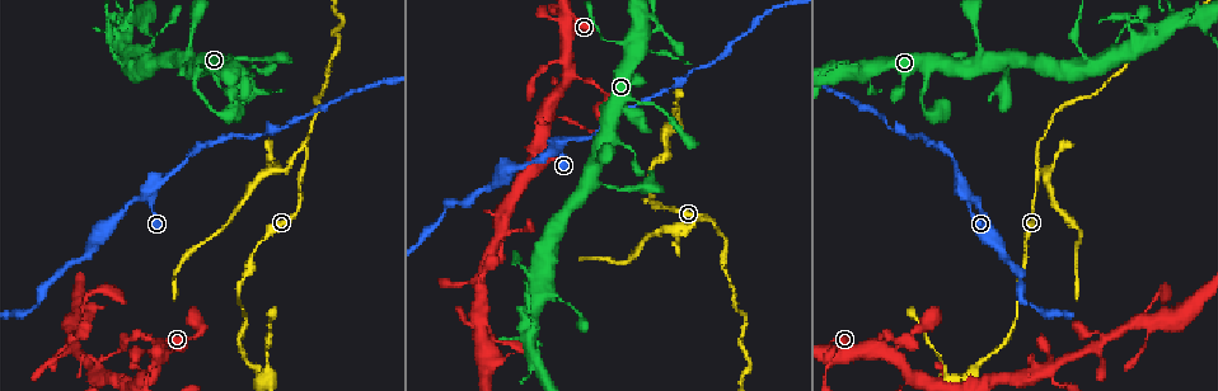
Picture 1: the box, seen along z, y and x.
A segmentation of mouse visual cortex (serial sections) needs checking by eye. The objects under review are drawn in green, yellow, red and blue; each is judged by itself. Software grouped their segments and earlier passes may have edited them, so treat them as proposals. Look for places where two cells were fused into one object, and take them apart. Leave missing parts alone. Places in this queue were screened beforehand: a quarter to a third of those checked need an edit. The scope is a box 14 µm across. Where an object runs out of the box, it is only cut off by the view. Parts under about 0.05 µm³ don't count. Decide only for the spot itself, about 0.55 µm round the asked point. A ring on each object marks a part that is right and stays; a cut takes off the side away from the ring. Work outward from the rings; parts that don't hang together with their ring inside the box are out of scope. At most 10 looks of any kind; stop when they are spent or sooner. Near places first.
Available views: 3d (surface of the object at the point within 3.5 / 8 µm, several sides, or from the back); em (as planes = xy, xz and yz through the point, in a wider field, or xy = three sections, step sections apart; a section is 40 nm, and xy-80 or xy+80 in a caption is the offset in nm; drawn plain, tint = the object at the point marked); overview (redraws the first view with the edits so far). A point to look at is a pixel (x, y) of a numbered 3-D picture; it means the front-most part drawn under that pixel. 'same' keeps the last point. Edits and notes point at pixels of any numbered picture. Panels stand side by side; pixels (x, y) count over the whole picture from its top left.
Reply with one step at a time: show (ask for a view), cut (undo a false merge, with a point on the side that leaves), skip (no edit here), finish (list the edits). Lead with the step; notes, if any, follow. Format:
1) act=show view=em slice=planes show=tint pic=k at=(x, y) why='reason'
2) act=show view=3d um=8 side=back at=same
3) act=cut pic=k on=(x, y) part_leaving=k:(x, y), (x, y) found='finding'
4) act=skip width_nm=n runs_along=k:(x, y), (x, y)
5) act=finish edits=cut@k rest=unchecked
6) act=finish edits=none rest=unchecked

act=show view=3d um=3.5 pic=1 at=(713, 220) why='two arms in line, one across'

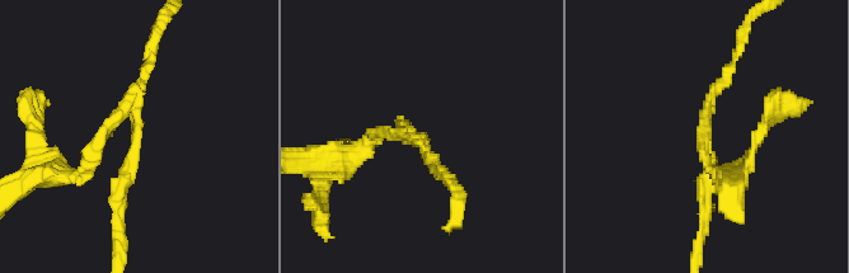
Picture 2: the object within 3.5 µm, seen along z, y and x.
act=show view=em slice=xy step=2 show=tint pic=2 at=(710, 142) arms=3 arm_widths_nm=150,150,200 why='shape alone is not enough'

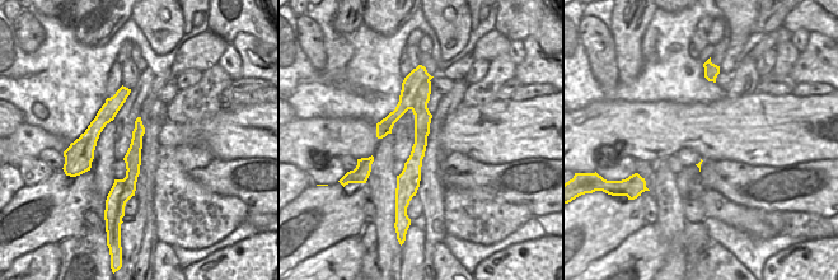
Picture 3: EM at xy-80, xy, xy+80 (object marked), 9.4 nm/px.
act=cut pic=2 on=(99, 145) part_leaving=2:(123, 114), (76, 177), (41, 177) found='two cells meet here'

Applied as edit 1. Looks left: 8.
act=show view=3d um=8 pic=1 at=(150, 198) why='two arms in line, one across'

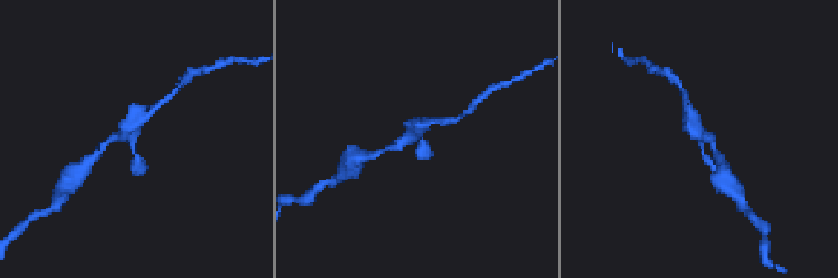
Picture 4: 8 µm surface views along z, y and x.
act=show view=3d um=3.5 pic=4 at=(133, 134) why='zoom in'

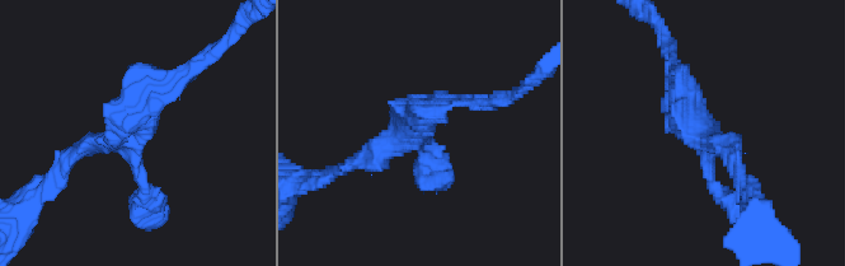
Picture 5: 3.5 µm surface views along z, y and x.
act=skip runs_along=5:(146, 204), (131, 138), (95, 141), (65, 168) found='continuous, no second cell'

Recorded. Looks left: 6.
act=show view=3d um=3.5 pic=1 at=(1079, 47)

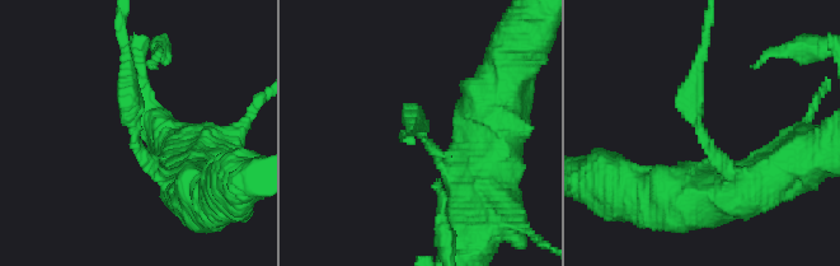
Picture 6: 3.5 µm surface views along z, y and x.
act=show view=em slice=xy step=5 show=tint pic=6 at=(137, 132) arm_widths_nm=200,250 why='shape alone is not enough'

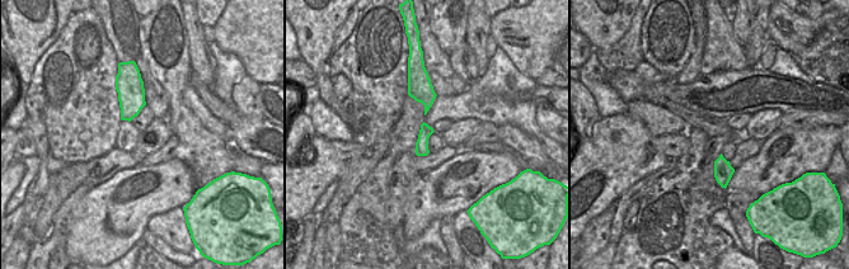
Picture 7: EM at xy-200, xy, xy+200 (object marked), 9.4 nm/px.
act=cut pic=6 on=(689, 107) part_leaving=6:(705, 144), (689, 108), (705, 27) found='two cells meet here'

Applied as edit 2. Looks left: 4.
act=show view=3d um=3.5 pic=1 at=(1103, 339) why='side arm on a straight run'

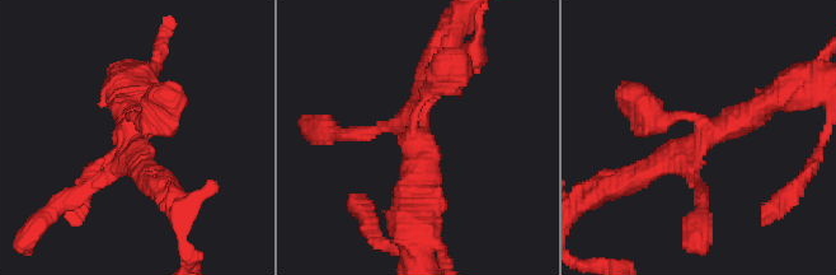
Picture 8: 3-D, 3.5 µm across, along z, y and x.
act=show view=em slice=xy step=2 show=tint pic=8 at=(706, 132) arms=3 arm_widths_nm=200,250,350 why='shape alone is not enough'

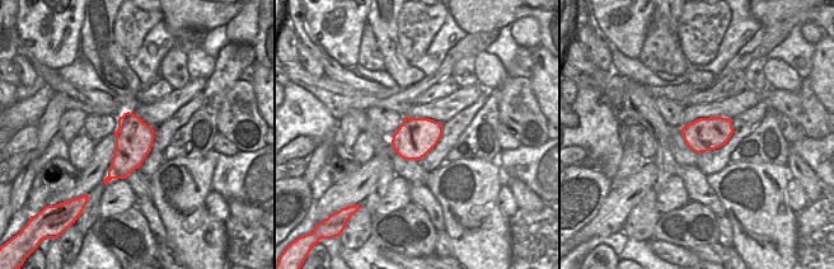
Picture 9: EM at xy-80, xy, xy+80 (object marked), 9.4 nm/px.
act=skip runs_along=8:(639, 177), (782, 96) found='all the same cell'

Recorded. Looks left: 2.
act=finish edits=cut@2,cut@6 rest=unchecked

